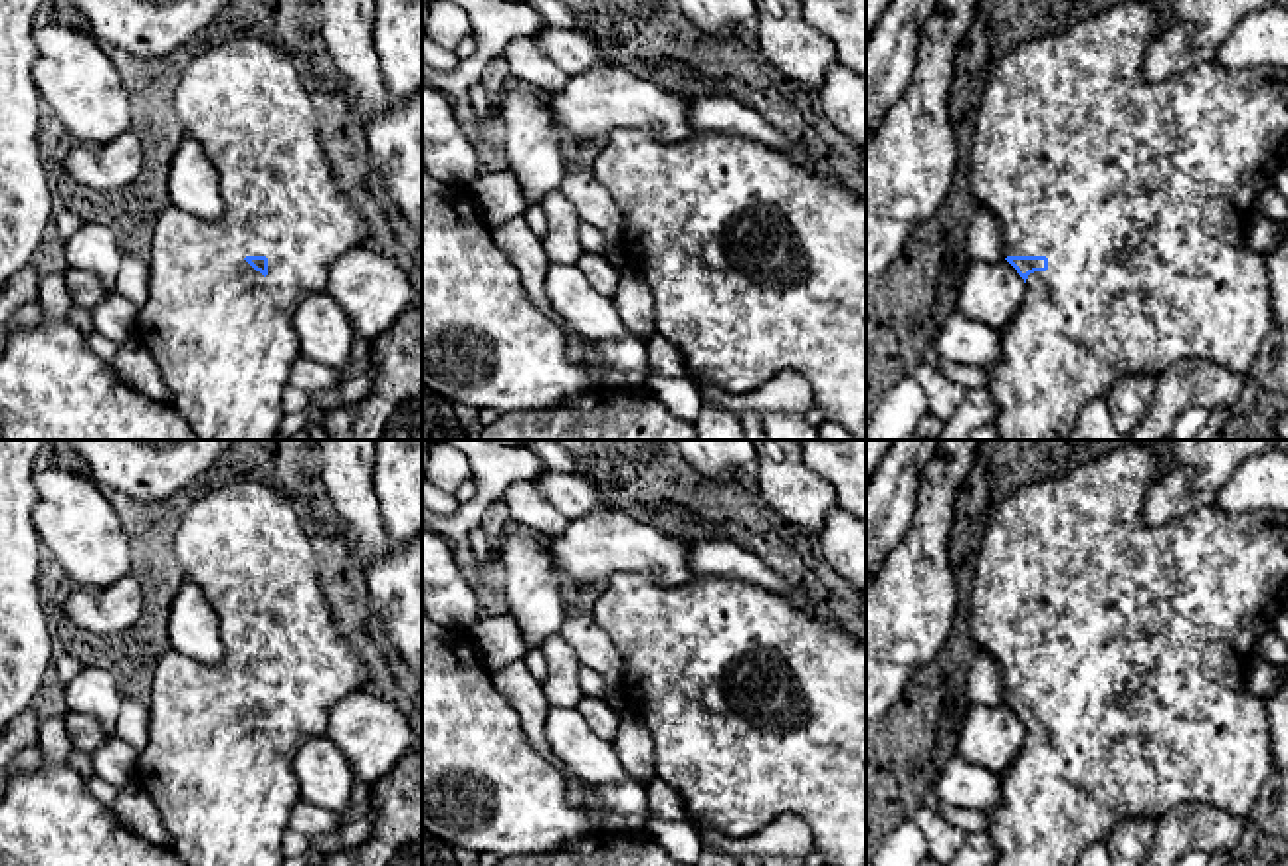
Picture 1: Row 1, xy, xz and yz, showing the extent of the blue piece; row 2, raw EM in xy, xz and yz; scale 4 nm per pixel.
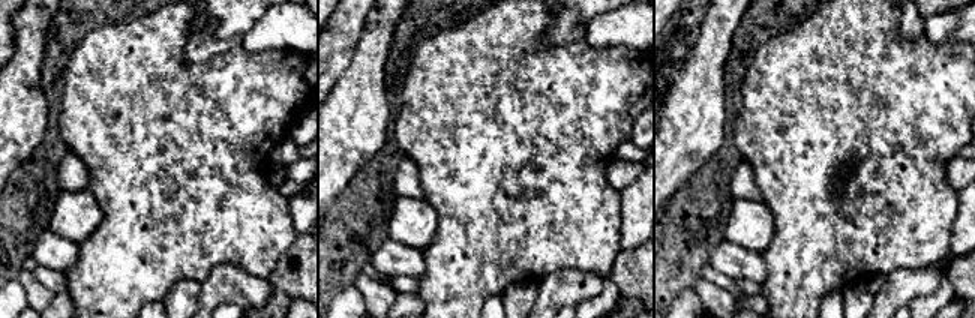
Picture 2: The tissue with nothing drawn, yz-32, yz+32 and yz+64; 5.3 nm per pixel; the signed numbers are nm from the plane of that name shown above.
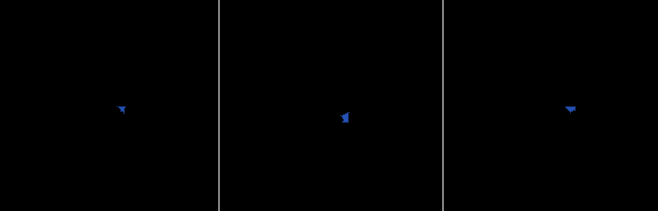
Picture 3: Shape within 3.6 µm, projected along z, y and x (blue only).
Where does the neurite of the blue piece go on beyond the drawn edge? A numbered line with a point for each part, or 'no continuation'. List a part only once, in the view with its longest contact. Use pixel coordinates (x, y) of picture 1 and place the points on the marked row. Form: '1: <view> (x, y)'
1: yz (1140, 193)

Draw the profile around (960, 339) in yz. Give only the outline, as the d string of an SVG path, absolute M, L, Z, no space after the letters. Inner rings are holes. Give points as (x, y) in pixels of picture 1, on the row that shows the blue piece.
M959 311L947 317L933 347L939 359L981 369L1001 357L997 331L963 317Z

